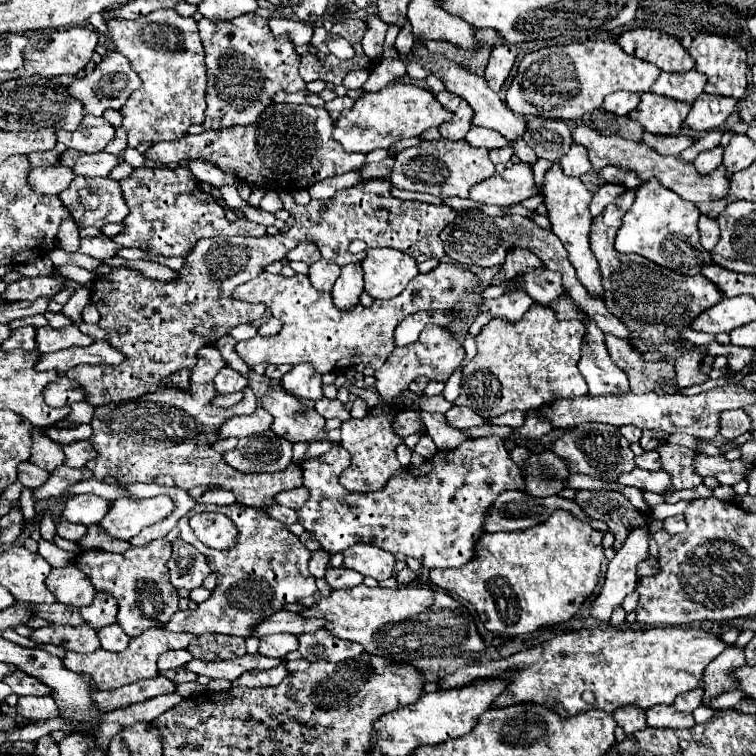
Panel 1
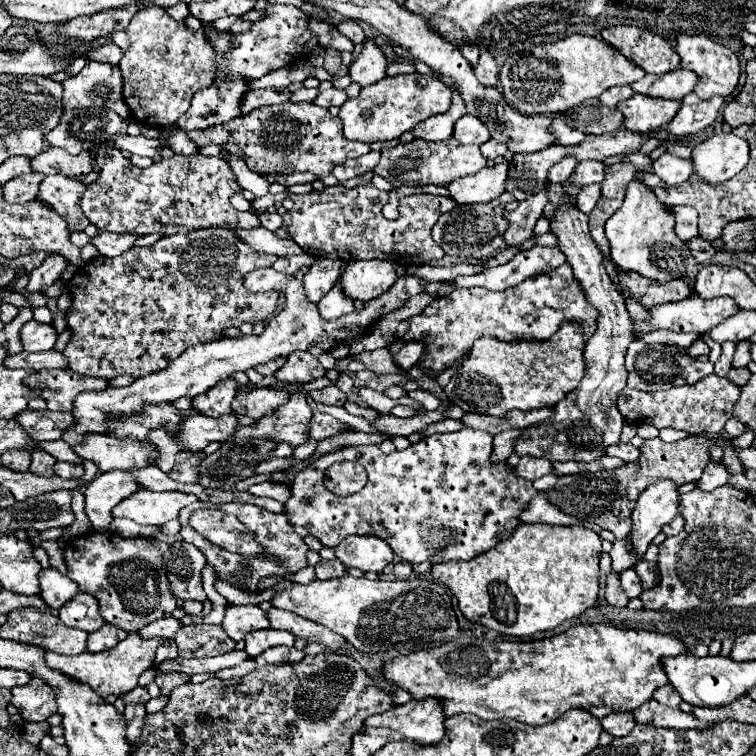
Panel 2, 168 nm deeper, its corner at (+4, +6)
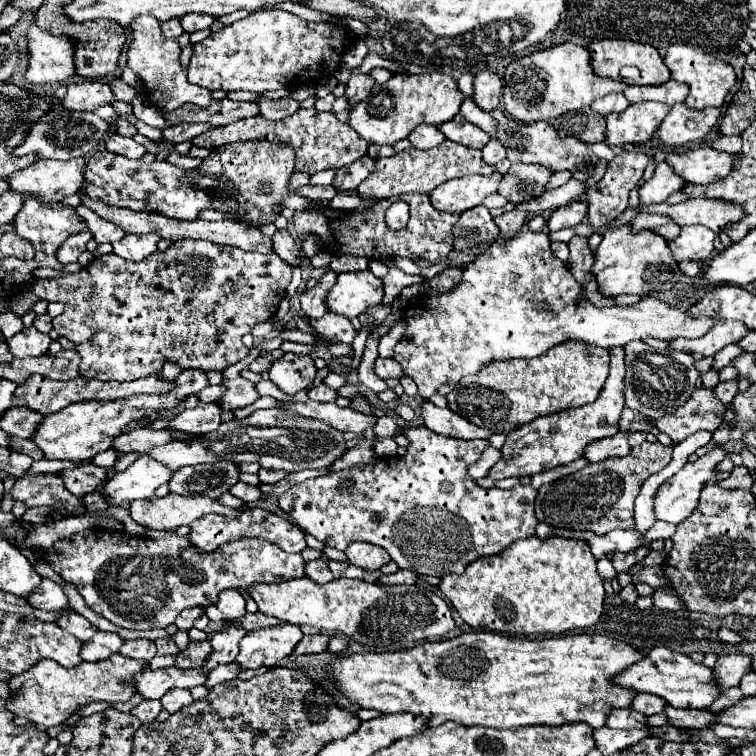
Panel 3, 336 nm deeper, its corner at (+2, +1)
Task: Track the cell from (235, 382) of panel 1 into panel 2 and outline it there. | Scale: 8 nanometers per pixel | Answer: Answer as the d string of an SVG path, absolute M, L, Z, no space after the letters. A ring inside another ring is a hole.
M225 378L217 382L213 388L209 388L205 394L195 396L193 406L199 408L205 416L223 416L231 410L231 402L237 392L237 382L233 378Z

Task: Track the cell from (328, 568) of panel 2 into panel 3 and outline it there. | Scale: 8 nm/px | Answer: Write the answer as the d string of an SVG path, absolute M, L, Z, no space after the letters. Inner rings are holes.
M323 559L305 563L305 577L313 579L315 583L329 583L329 581L335 579L335 575L329 571L329 567L327 567L327 563Z

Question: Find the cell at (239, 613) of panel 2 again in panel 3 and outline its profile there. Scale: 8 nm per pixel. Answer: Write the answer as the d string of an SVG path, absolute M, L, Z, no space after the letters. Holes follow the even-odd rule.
M227 627L215 635L209 637L211 643L211 653L207 657L207 661L203 663L203 671L209 673L219 665L227 665L233 663L235 657L239 655L239 641L243 639L245 629L237 629L237 627Z

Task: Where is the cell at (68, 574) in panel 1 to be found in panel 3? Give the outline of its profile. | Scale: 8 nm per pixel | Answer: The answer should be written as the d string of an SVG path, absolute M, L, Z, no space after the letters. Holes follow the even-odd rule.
M43 579L41 585L33 593L29 593L27 603L35 609L59 611L59 609L63 609L63 605L67 605L67 595L63 593L59 583L51 581L51 579Z

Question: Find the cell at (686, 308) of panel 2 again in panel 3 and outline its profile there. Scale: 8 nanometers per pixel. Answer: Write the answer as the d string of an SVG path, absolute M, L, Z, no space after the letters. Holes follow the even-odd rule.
M521 229L511 237L495 239L485 255L481 255L473 265L463 269L461 283L449 293L423 295L405 309L405 341L395 345L395 361L401 363L405 375L409 375L423 399L431 395L447 395L465 375L479 373L481 367L495 361L509 359L531 359L543 351L563 343L563 341L583 341L599 347L623 347L633 339L693 339L703 337L711 329L713 321L709 317L689 317L685 311L675 309L659 299L643 297L639 303L629 307L609 307L599 309L589 301L579 301L579 283L569 273L567 265L553 257L551 239L547 233L535 233Z

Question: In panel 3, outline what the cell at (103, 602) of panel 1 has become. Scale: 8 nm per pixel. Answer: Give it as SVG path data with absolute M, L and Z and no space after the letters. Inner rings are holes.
M65 613L59 621L57 621L57 625L61 627L61 629L65 629L65 631L69 631L71 635L75 635L79 641L91 641L91 637L97 633L97 627L93 627L83 615L79 615L79 613Z

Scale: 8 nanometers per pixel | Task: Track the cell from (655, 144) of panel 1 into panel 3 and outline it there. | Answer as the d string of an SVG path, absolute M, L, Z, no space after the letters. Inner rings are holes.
M511 165L507 175L503 175L499 193L511 203L523 203L527 199L535 199L545 191L545 183L551 177L551 169L543 169L543 165Z

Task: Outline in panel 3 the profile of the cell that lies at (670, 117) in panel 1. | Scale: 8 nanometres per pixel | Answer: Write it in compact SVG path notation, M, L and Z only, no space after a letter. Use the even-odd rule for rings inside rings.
M655 101L633 103L621 113L611 113L605 117L605 143L609 147L623 147L625 143L645 143L651 139L655 129L661 125L663 117L671 107L659 105Z

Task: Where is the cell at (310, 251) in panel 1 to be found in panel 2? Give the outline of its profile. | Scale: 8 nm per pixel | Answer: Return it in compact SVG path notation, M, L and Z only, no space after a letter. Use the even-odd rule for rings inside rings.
M257 228L257 230L249 230L249 232L233 230L233 232L237 232L237 236L241 236L241 240L247 240L247 244L251 244L251 248L257 248L257 252L275 254L275 256L305 254L305 250L303 250L295 240L277 238L277 236L275 236L273 232L269 232L267 228Z

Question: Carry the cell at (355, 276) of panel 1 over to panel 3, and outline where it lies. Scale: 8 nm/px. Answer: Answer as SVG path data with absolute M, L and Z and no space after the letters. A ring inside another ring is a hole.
M325 313L321 319L311 321L311 327L327 343L351 345L357 335L357 331L353 329L353 325L347 317L335 317L333 313Z

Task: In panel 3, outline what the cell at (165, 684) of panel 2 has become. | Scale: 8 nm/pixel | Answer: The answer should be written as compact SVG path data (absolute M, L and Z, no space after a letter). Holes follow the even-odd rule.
M171 689L171 693L165 693L161 697L161 703L163 703L163 709L169 711L169 713L177 713L179 709L187 707L193 703L193 697L187 689Z

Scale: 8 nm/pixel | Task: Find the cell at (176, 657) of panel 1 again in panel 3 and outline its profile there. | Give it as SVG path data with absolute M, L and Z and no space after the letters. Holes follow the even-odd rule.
M171 637L155 639L155 645L157 645L157 655L175 655L175 653L179 653L179 649L177 649L177 645Z

